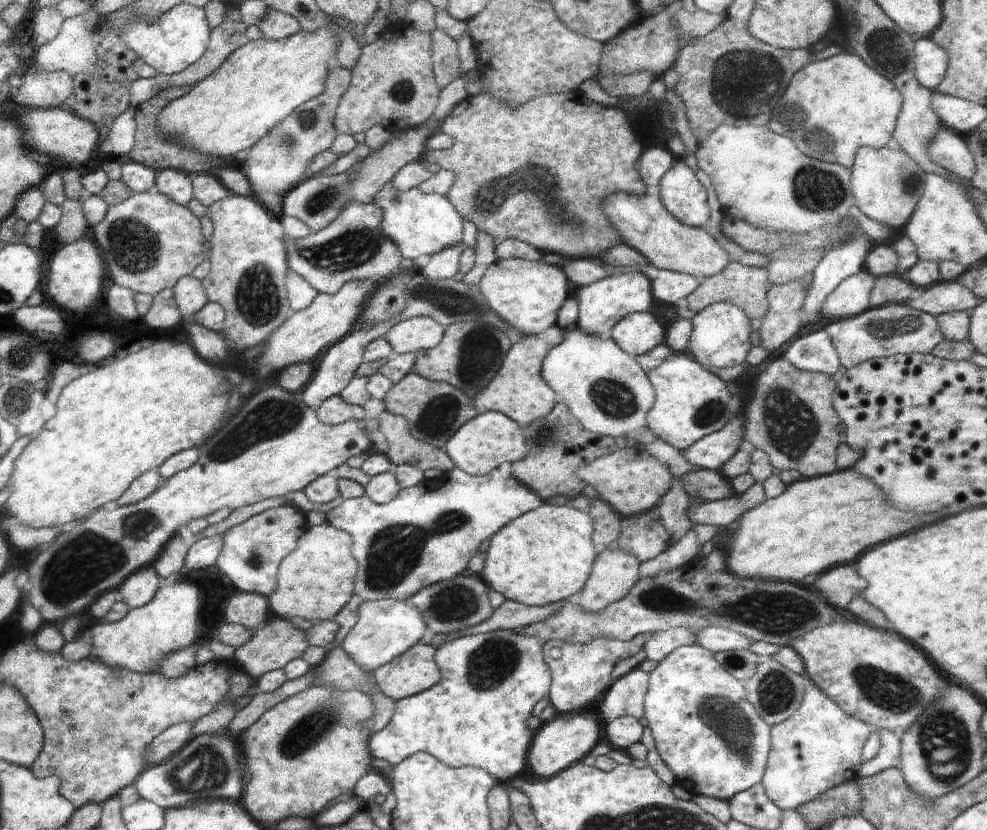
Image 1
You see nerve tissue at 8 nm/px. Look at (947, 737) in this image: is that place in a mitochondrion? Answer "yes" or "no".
yes

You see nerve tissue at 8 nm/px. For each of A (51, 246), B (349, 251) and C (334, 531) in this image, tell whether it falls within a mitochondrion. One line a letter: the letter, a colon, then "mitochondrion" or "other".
A: other
B: mitochondrion
C: other

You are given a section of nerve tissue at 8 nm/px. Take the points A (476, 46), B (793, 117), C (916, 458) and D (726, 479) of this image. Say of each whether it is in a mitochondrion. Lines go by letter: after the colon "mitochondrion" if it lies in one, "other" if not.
A: other
B: mitochondrion
C: other
D: other

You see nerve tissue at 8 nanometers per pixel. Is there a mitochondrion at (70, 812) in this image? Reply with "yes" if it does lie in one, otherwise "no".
no

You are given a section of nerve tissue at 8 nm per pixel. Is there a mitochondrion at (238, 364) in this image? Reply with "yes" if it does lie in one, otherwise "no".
no

